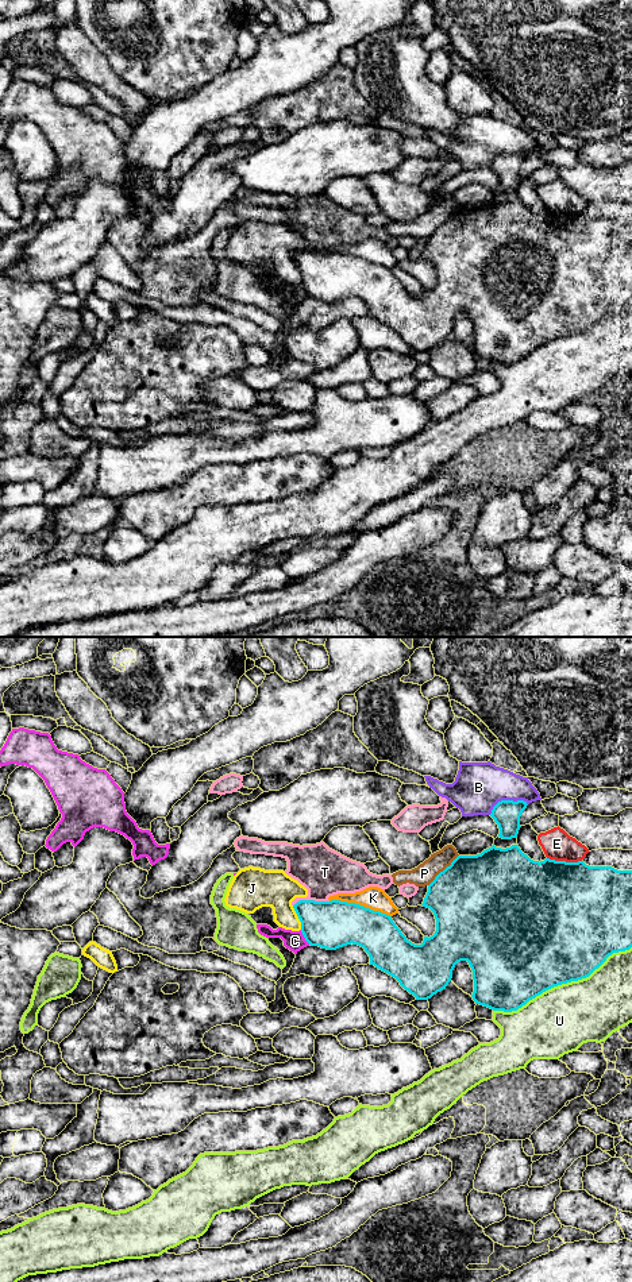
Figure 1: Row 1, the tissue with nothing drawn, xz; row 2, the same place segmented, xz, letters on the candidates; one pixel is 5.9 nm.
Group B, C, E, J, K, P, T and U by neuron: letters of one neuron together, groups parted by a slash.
B / C / E / J K / P / T / U

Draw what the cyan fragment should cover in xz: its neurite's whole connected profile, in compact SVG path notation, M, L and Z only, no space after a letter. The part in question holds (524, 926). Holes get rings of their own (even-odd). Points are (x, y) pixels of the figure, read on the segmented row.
M519 845L501 849L492 847L483 850L477 856L458 856L450 866L440 872L435 880L428 885L428 892L421 904L429 908L436 919L436 931L432 937L424 937L421 945L415 945L406 939L401 930L396 926L392 916L379 911L373 911L355 903L340 900L315 901L300 900L293 908L301 922L301 932L311 946L319 946L327 950L336 950L347 945L358 945L365 949L370 957L370 965L394 977L400 985L416 997L416 1000L428 1000L438 992L446 989L452 978L452 970L460 961L467 961L473 970L474 992L471 995L475 1004L488 1007L493 1011L512 1012L525 1005L529 1000L542 995L543 992L571 981L578 981L589 977L598 969L609 955L618 951L625 951L632 947L632 870L617 870L612 866L589 866L583 861L566 862L546 858L544 861L533 861L521 852Z

